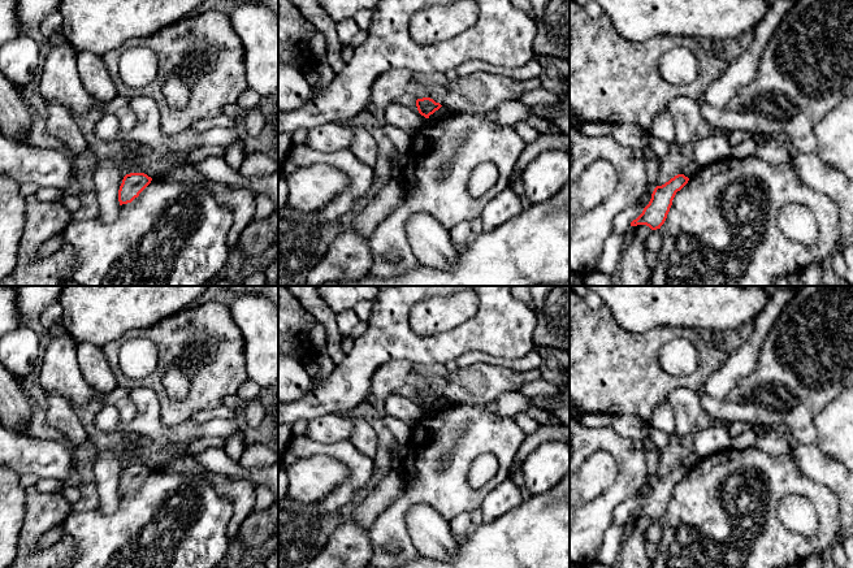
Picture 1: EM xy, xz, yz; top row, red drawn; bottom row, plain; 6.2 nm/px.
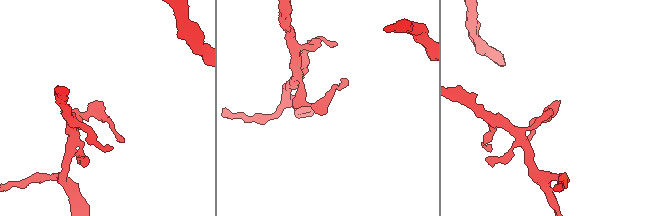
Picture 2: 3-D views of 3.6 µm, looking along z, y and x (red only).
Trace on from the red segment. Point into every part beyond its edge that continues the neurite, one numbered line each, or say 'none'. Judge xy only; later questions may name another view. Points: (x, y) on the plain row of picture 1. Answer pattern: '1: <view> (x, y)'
none

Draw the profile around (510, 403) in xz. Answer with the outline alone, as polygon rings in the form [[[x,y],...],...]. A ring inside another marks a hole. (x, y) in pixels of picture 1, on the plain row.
[[[507,391],[486,406],[490,412],[506,417],[514,417],[519,412],[527,412],[531,407],[551,411],[550,404],[537,406],[532,398],[523,395],[520,391]]]

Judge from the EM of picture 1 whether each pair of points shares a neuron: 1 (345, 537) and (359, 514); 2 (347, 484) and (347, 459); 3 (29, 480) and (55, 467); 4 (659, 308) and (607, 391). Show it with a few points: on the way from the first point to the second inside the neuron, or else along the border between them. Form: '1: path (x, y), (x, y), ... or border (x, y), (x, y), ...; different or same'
1: border (351, 517), (368, 529); different
2: path (353, 477), (353, 465); same
3: border (20, 476), (34, 473), (39, 477); different
4: border (616, 321), (624, 329), (635, 333), (675, 325); different

